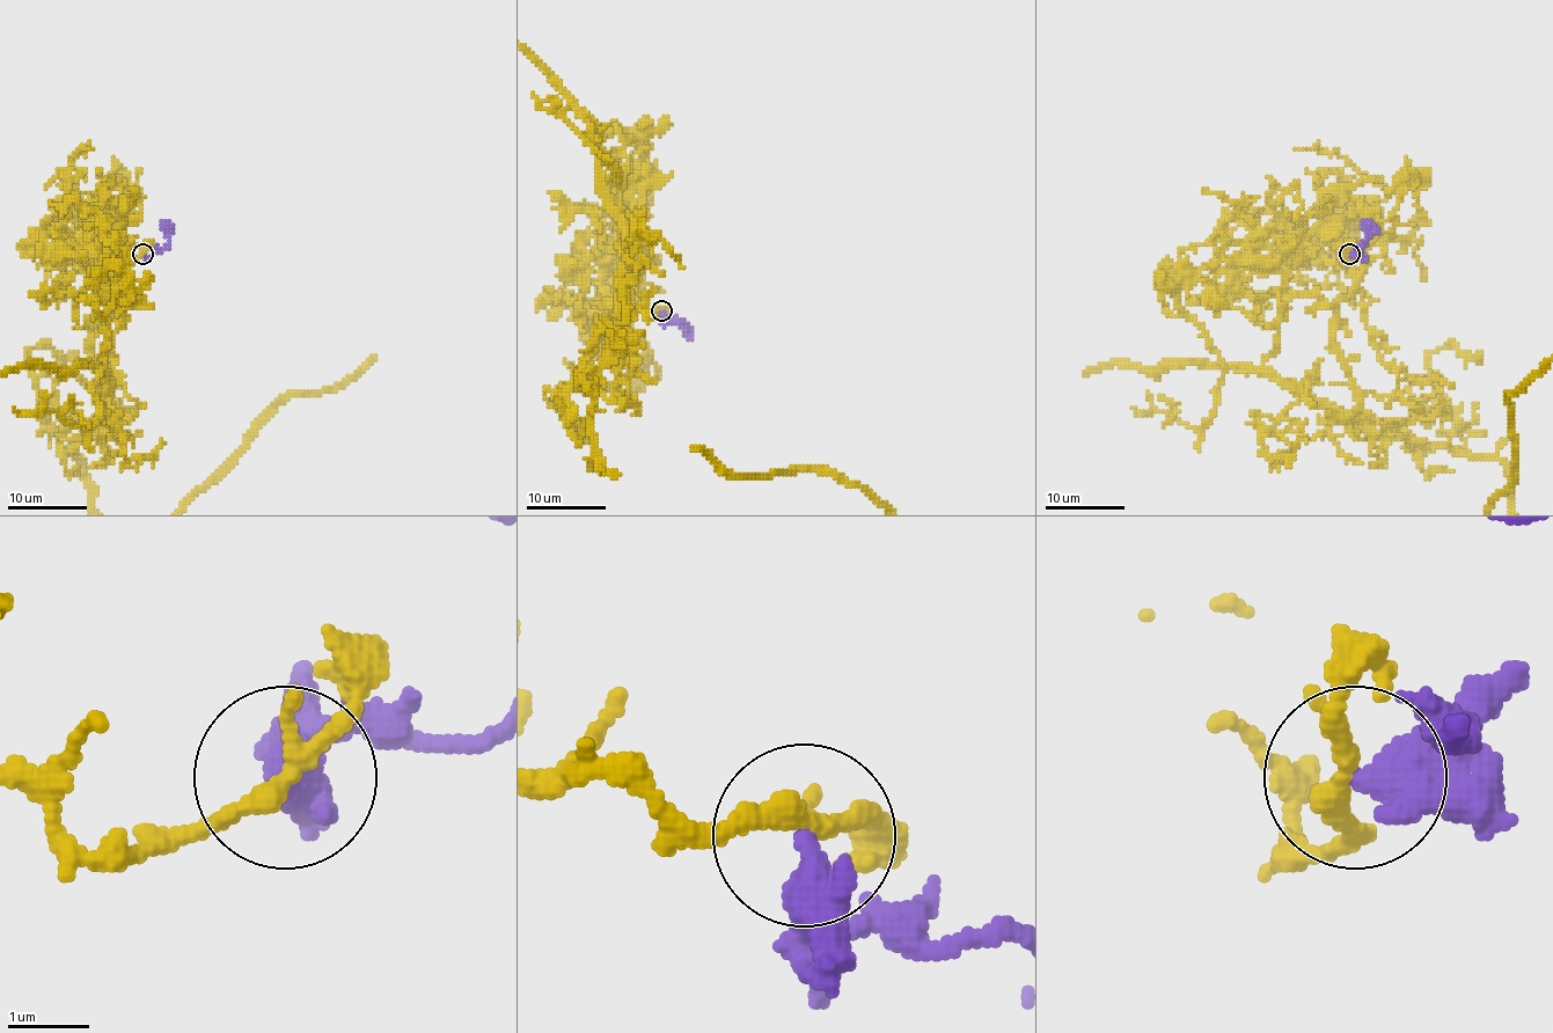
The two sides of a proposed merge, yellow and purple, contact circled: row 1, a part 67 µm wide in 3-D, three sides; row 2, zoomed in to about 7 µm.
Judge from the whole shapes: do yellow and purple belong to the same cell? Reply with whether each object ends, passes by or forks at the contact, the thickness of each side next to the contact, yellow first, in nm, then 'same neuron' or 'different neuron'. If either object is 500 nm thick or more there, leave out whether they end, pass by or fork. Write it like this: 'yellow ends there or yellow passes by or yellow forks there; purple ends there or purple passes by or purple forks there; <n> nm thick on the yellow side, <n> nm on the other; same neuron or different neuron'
yellow passes by; purple ends there; 280 nm thick on the yellow side, 480 nm on the other; different neuron

